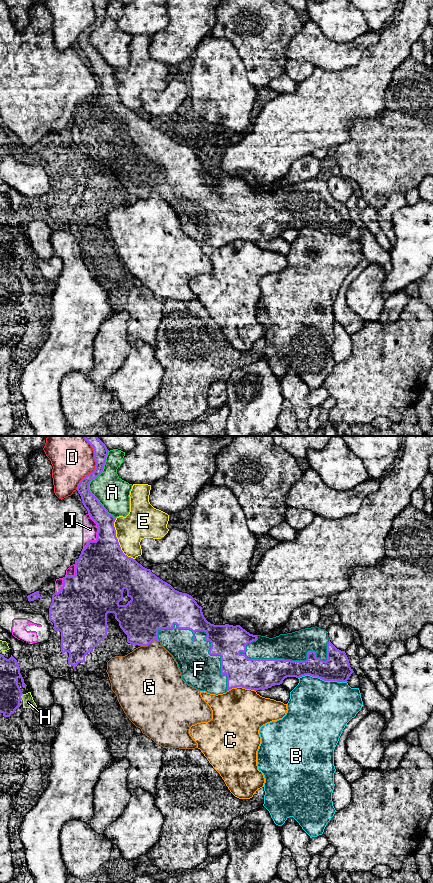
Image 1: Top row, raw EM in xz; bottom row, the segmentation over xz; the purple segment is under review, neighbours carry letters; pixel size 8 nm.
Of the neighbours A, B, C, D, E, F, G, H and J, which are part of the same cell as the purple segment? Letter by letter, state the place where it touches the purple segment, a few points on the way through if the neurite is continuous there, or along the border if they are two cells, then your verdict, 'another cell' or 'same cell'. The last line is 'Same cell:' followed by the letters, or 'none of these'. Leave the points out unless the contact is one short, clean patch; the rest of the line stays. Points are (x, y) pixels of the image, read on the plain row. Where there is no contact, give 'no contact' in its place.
A: xz (88, 37) | another cell
B: xz (322, 231) | another cell
C: xz (241, 238) | another cell
D: xz (94, 22) | another cell
E: xz (117, 93) | another cell
F: xz (210, 193) | same cell
G: xz (149, 195) | another cell
H: xz (21, 247) | another cell
J: xz (97, 86) | another cell
Same cell: F

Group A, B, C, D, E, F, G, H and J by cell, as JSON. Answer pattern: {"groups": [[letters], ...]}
{"groups": [["A"], ["B"], ["C"], ["D"], ["E"], ["F"], ["G"], ["H"], ["J"]]}

